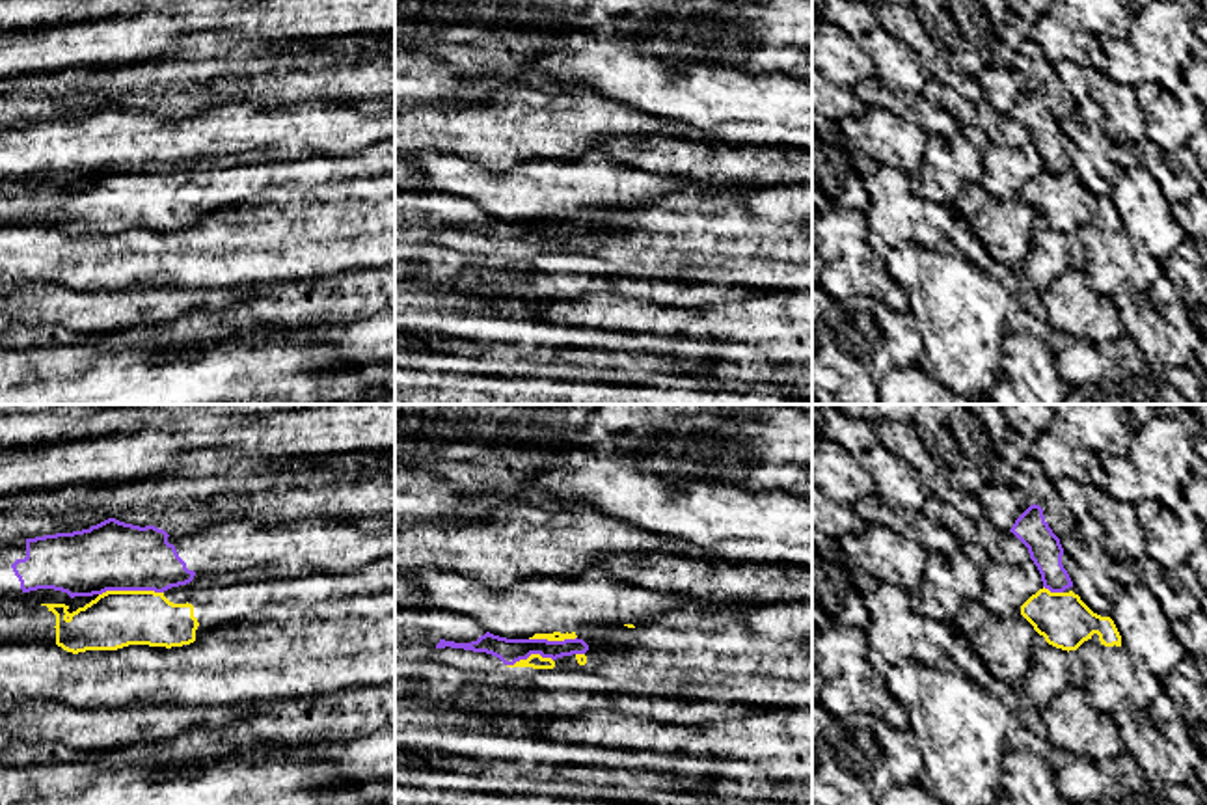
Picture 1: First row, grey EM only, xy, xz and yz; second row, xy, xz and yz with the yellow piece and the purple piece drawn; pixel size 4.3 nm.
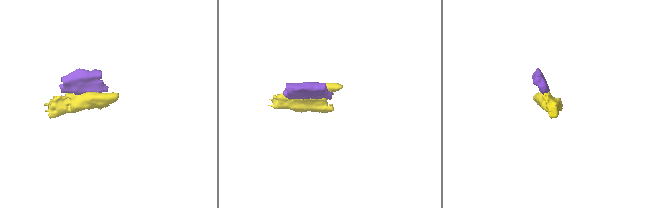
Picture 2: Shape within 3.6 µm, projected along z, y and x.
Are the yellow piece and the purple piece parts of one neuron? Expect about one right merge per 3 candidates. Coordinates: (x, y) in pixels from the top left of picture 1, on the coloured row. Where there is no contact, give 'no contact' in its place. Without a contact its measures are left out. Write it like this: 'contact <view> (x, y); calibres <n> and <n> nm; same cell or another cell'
contact xy (131, 591); calibres 240 and 300 nm; another cell

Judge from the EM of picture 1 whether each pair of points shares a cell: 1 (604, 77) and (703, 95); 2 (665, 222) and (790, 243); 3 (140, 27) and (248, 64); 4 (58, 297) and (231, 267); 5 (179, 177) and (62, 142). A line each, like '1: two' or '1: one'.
1: one
2: one
3: two
4: two
5: two

